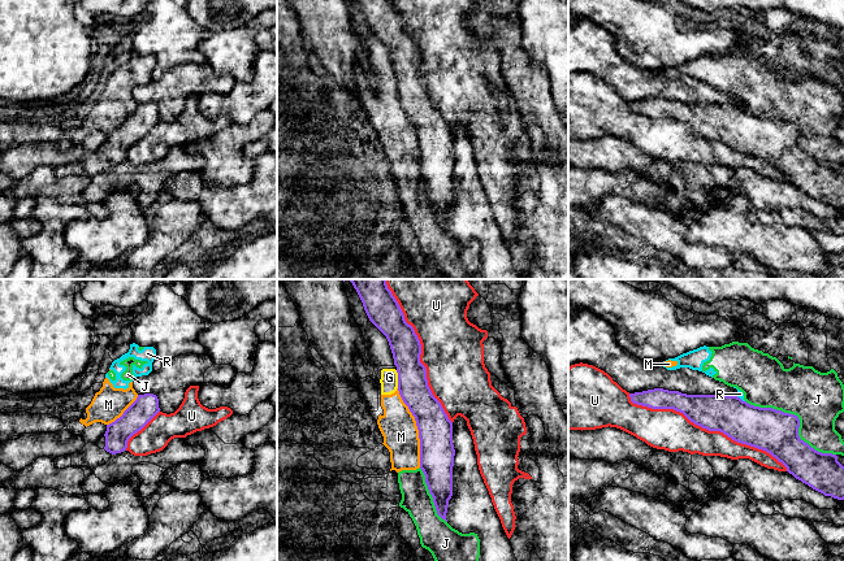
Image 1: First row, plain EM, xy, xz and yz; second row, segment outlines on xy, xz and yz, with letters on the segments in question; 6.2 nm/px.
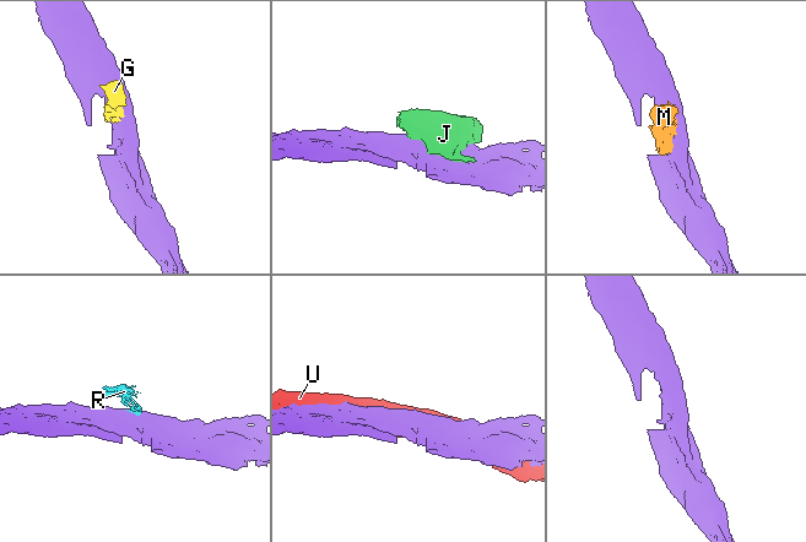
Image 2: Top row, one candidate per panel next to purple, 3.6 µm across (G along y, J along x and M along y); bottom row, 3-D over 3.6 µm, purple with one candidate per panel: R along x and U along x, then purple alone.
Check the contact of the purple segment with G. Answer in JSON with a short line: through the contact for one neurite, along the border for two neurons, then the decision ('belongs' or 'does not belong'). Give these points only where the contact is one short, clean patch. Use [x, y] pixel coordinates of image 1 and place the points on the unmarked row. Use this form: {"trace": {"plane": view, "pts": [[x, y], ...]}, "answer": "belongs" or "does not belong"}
{"trace": {"plane": "xz", "pts": [[395, 79], [398, 96]]}, "answer": "does not belong"}

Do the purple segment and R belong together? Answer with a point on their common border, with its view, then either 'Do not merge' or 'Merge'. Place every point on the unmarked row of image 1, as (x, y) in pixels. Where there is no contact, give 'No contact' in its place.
Touches purple at yz (739, 107). Do not merge

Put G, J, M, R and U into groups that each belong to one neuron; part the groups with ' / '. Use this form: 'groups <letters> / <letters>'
groups G J M R / U

